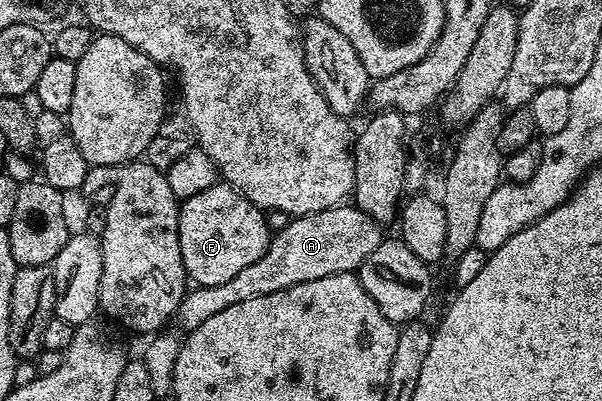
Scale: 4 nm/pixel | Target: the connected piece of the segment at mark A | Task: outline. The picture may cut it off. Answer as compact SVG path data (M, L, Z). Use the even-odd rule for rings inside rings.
M354 203L292 217L289 222L277 237L275 234L269 240L262 259L250 263L250 267L242 267L234 279L217 285L189 288L178 310L178 322L184 331L202 327L210 315L218 315L218 311L226 311L226 307L234 307L234 303L258 299L258 295L274 295L274 291L289 289L298 283L310 283L310 279L326 279L326 275L356 273L366 255L370 255L382 240L381 222L362 212Z

